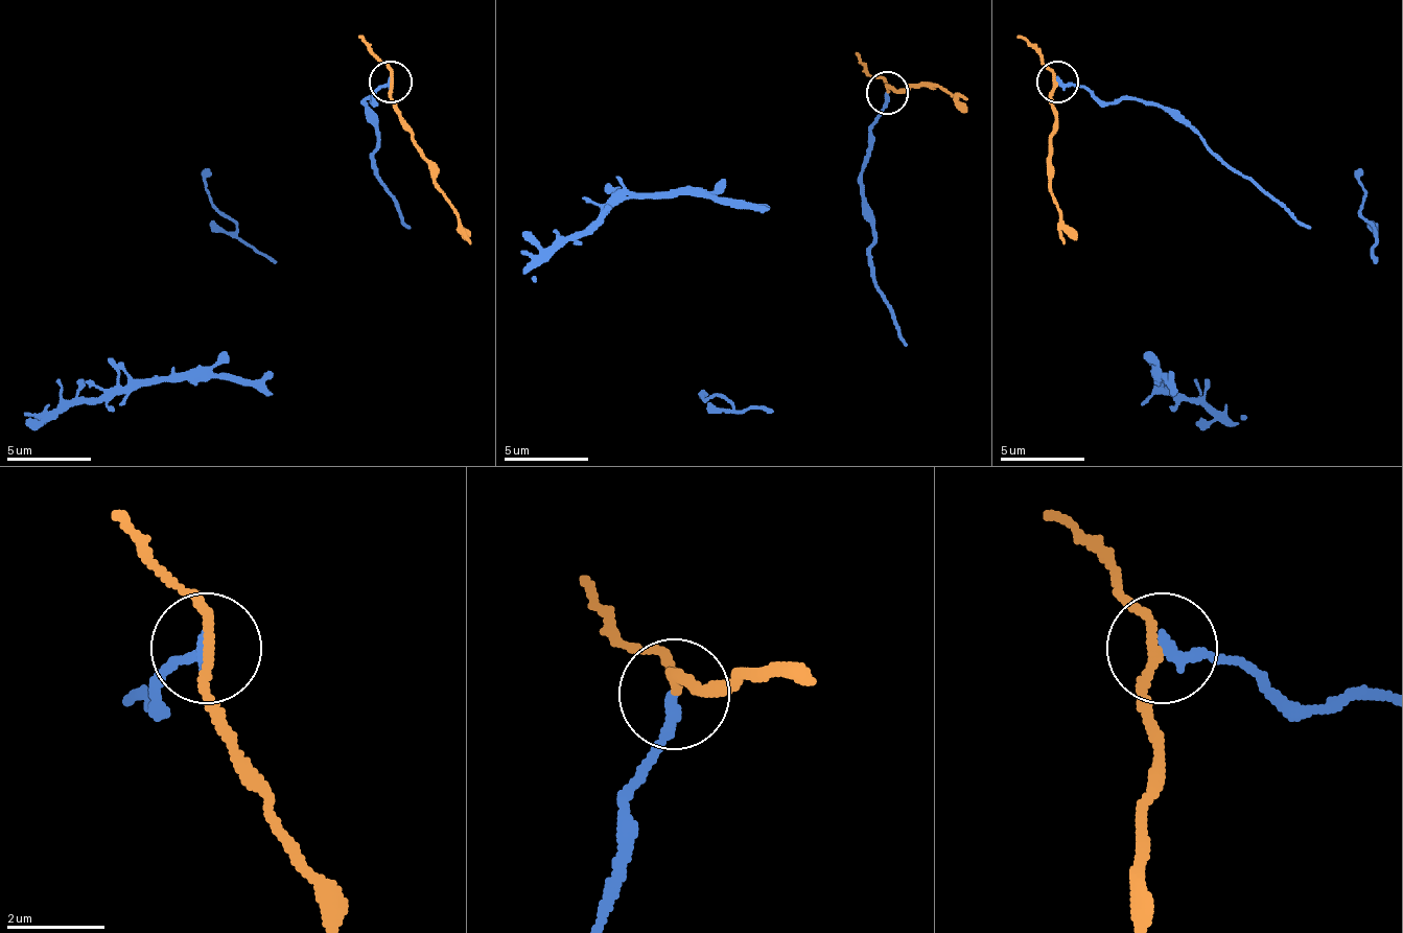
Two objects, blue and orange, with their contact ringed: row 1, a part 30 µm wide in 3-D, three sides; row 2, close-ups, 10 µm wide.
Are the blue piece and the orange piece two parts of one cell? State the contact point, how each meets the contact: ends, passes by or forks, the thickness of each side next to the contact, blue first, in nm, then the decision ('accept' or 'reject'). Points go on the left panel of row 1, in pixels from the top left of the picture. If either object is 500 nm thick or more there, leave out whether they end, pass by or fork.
place (391, 82); blue ends; orange passes by; calibres 240 and 170 nm; reject

